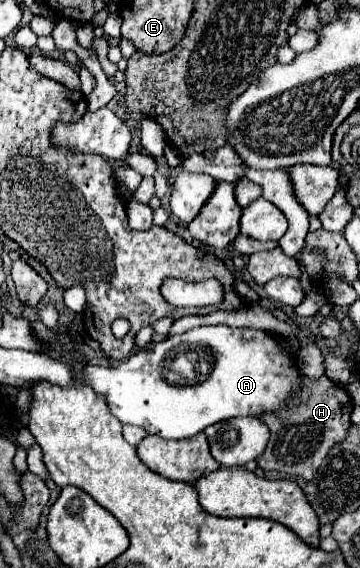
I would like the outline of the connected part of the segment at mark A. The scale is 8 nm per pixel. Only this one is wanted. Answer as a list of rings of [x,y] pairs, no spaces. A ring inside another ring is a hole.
[[[219,324],[219,326],[193,328],[181,336],[169,336],[151,348],[143,348],[131,354],[129,360],[121,362],[111,370],[103,366],[87,366],[85,380],[97,390],[97,394],[103,394],[107,398],[111,414],[117,416],[123,424],[141,426],[149,434],[159,434],[167,440],[181,440],[181,438],[191,438],[197,432],[203,432],[207,426],[221,420],[229,420],[235,416],[261,416],[261,412],[273,412],[283,408],[283,400],[299,388],[299,368],[293,356],[281,352],[277,342],[267,332],[251,330],[251,328],[231,328],[231,326]],[[195,344],[207,346],[211,350],[213,370],[209,374],[209,380],[195,386],[167,384],[159,372],[159,358],[163,362],[171,350],[183,348],[183,346],[195,346]]]

